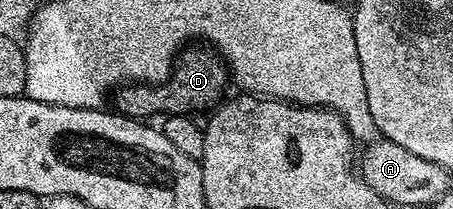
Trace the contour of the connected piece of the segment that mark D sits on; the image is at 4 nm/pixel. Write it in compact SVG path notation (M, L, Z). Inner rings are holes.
M191 45L178 52L171 75L165 82L155 86L145 83L120 86L113 95L114 110L136 121L151 117L147 115L154 111L163 111L164 116L191 115L196 113L195 111L205 110L206 107L214 108L224 98L222 95L227 87L227 79L229 83L229 68L226 62L210 46Z

